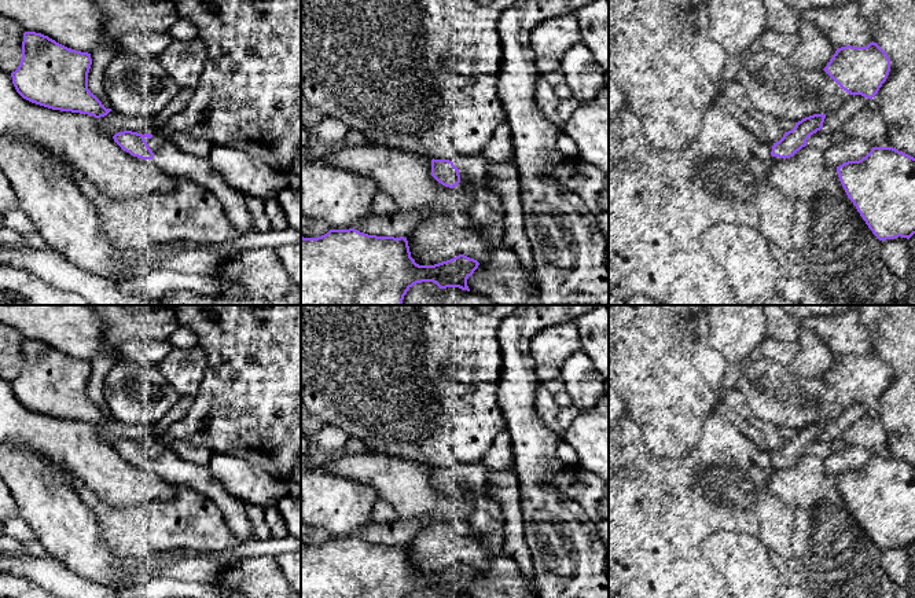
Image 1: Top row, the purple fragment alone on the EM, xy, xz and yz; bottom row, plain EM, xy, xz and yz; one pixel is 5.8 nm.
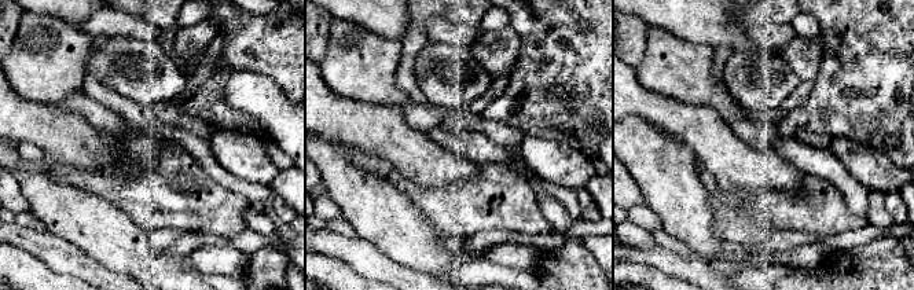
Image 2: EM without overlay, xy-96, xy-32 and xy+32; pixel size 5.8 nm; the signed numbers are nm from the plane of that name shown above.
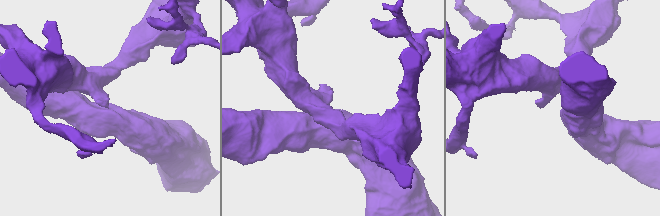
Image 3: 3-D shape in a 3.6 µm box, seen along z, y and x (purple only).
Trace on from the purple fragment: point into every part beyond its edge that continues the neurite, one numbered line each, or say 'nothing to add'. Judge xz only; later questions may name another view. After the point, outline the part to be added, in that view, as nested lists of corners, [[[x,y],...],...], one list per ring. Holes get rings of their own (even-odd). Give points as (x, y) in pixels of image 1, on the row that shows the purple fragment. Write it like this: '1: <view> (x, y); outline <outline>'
1: xz (476, 168); outline [[[456,155],[449,158],[459,169],[460,181],[470,180],[486,188],[489,186],[489,165],[490,161],[482,155]]]

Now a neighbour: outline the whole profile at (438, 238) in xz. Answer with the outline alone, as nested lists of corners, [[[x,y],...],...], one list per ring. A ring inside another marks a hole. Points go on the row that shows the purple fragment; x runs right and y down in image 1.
[[[466,210],[431,214],[407,236],[411,257],[419,265],[434,265],[459,254],[484,263],[496,247],[481,238]]]

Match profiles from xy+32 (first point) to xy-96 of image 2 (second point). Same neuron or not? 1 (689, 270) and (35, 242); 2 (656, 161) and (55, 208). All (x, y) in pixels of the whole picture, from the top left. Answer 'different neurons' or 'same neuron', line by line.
1: same neuron
2: same neuron

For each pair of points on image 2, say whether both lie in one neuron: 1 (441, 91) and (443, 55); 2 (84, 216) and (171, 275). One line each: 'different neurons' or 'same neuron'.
1: same neuron
2: same neuron

